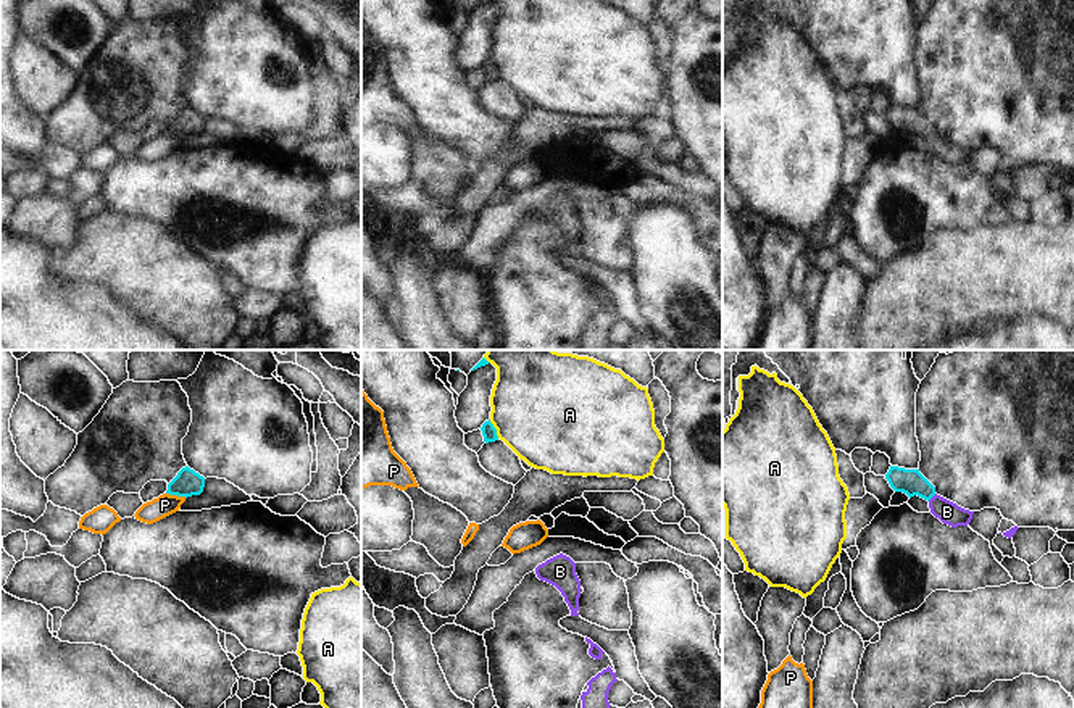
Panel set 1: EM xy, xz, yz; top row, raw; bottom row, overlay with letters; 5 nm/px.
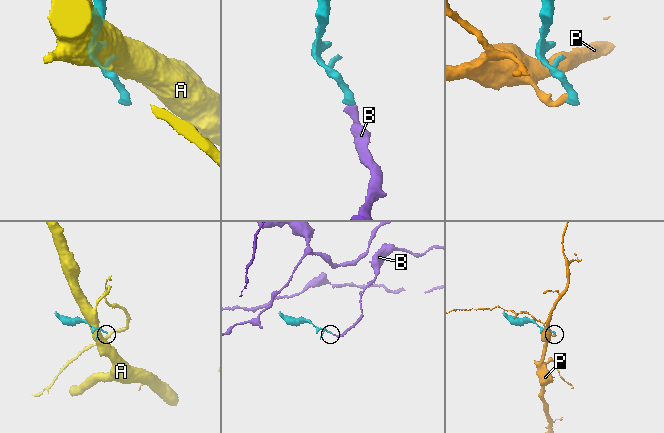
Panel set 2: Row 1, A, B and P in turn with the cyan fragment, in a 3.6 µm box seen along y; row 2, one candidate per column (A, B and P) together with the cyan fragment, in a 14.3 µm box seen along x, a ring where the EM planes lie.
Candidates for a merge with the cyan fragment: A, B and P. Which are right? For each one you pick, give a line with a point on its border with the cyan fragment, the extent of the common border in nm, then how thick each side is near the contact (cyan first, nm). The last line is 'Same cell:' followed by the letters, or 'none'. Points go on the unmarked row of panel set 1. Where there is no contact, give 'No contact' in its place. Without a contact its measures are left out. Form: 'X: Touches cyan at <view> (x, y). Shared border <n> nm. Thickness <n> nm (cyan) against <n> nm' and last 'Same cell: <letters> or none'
B: Touches cyan at yz (931, 136). Shared border 60 nm. Thickness 130 nm (cyan) against 110 nm
Same cell: B.

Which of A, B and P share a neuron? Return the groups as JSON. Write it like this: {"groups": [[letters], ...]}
{"groups": [["A"], ["B"], ["P"]]}

